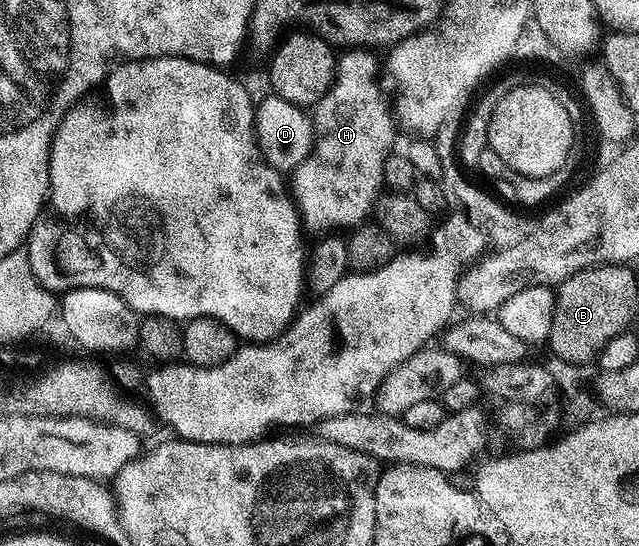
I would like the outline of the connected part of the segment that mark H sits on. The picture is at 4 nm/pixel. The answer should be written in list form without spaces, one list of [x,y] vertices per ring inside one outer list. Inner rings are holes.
[[[350,48],[343,54],[346,55],[343,58],[341,55],[336,62],[334,85],[312,110],[314,147],[310,150],[310,155],[293,170],[291,178],[294,179],[289,179],[288,182],[301,225],[306,230],[346,232],[363,225],[371,217],[374,204],[383,193],[384,160],[388,160],[395,149],[396,124],[387,99],[386,102],[382,99],[382,90],[378,87],[379,59],[377,62],[370,55],[373,53],[366,48]]]

